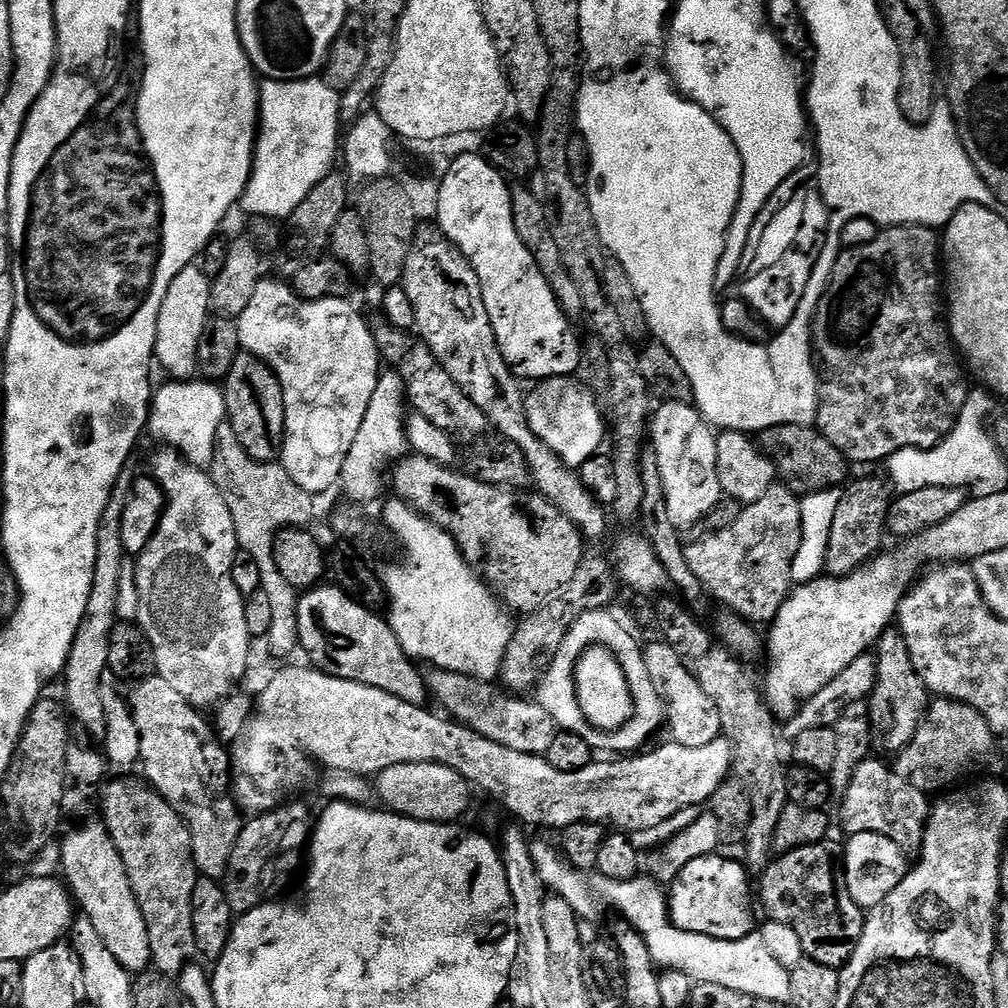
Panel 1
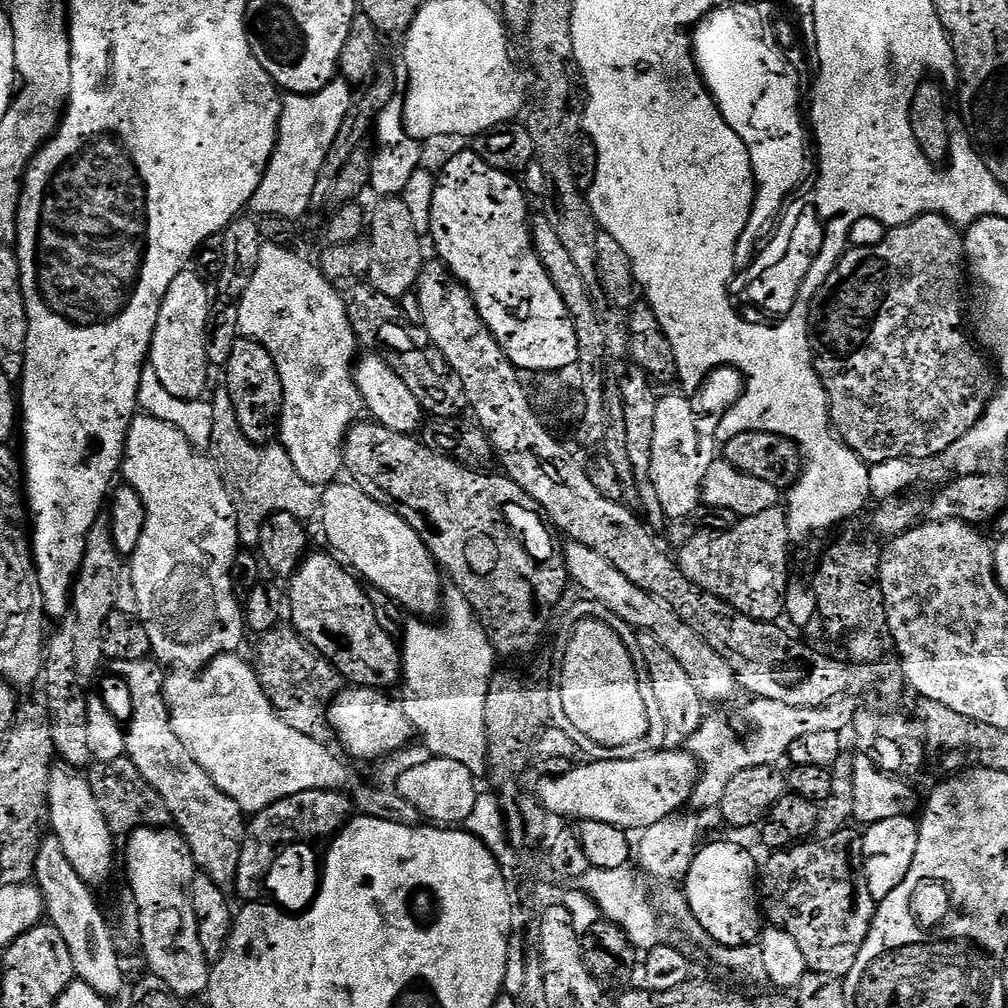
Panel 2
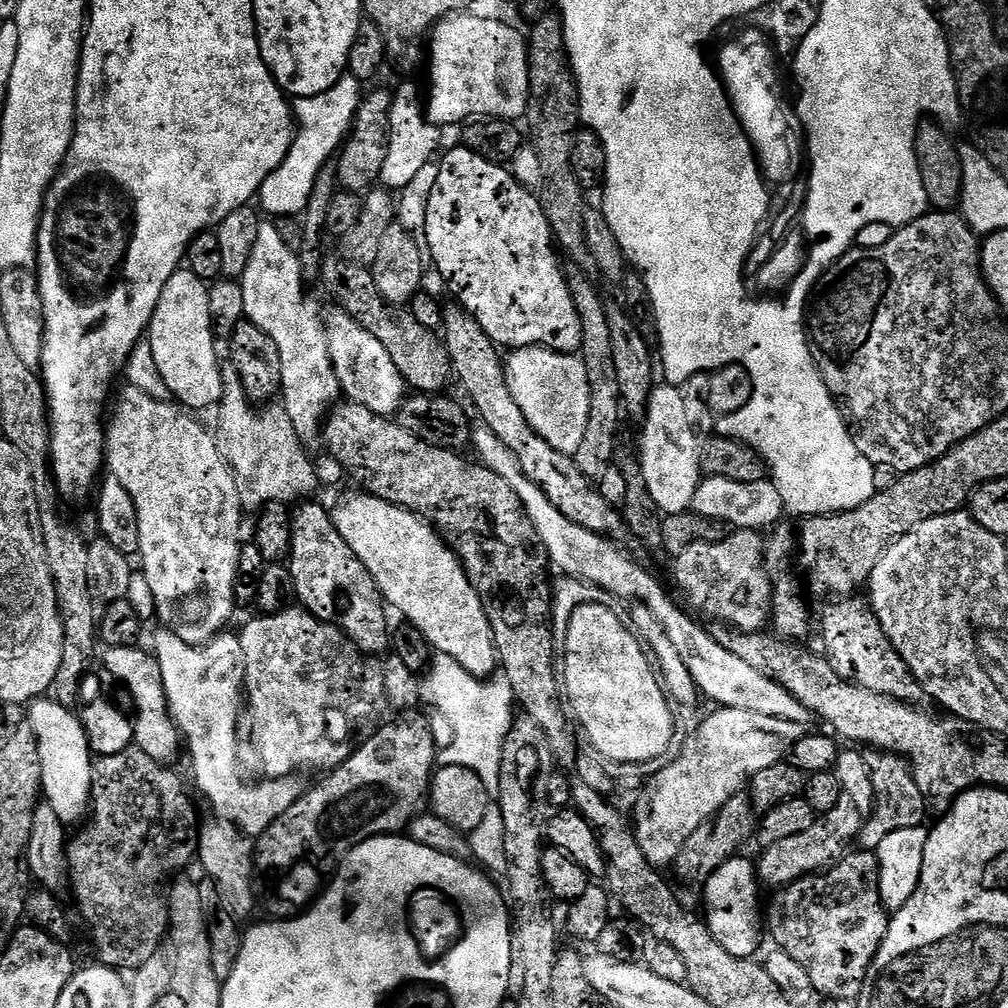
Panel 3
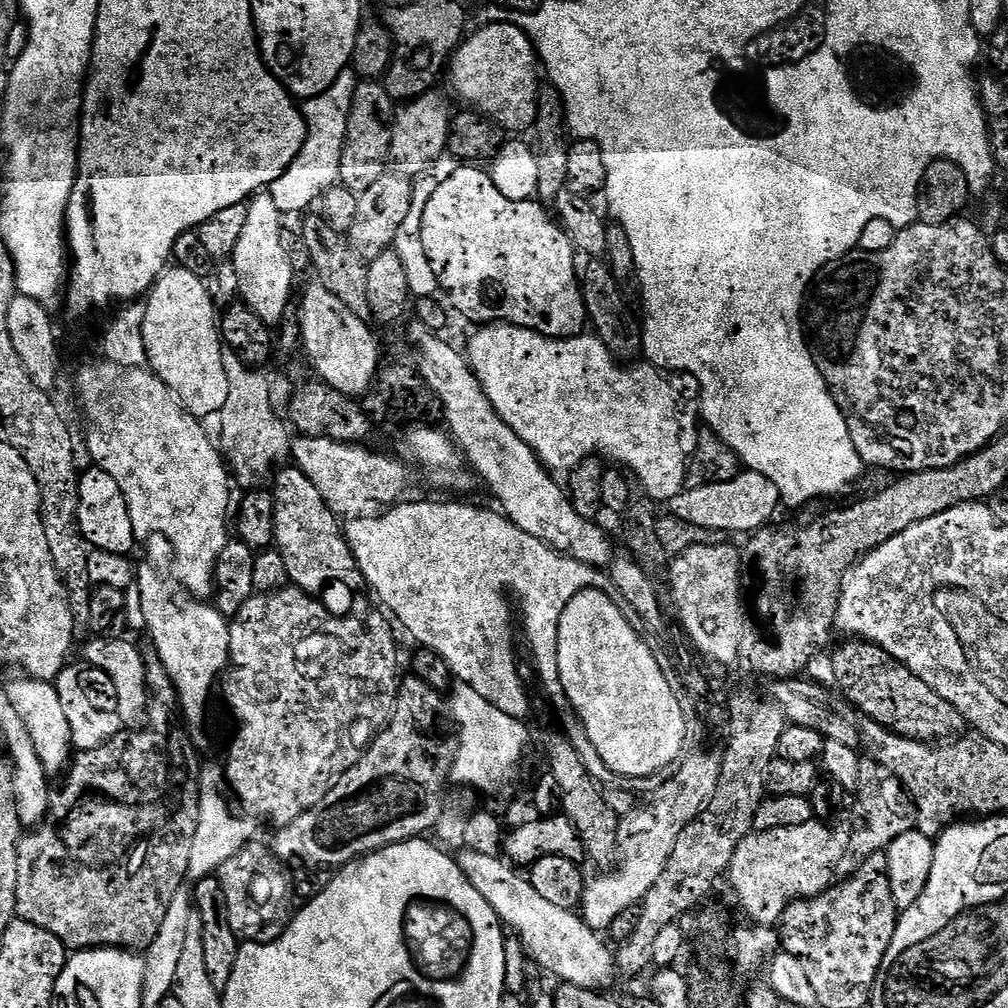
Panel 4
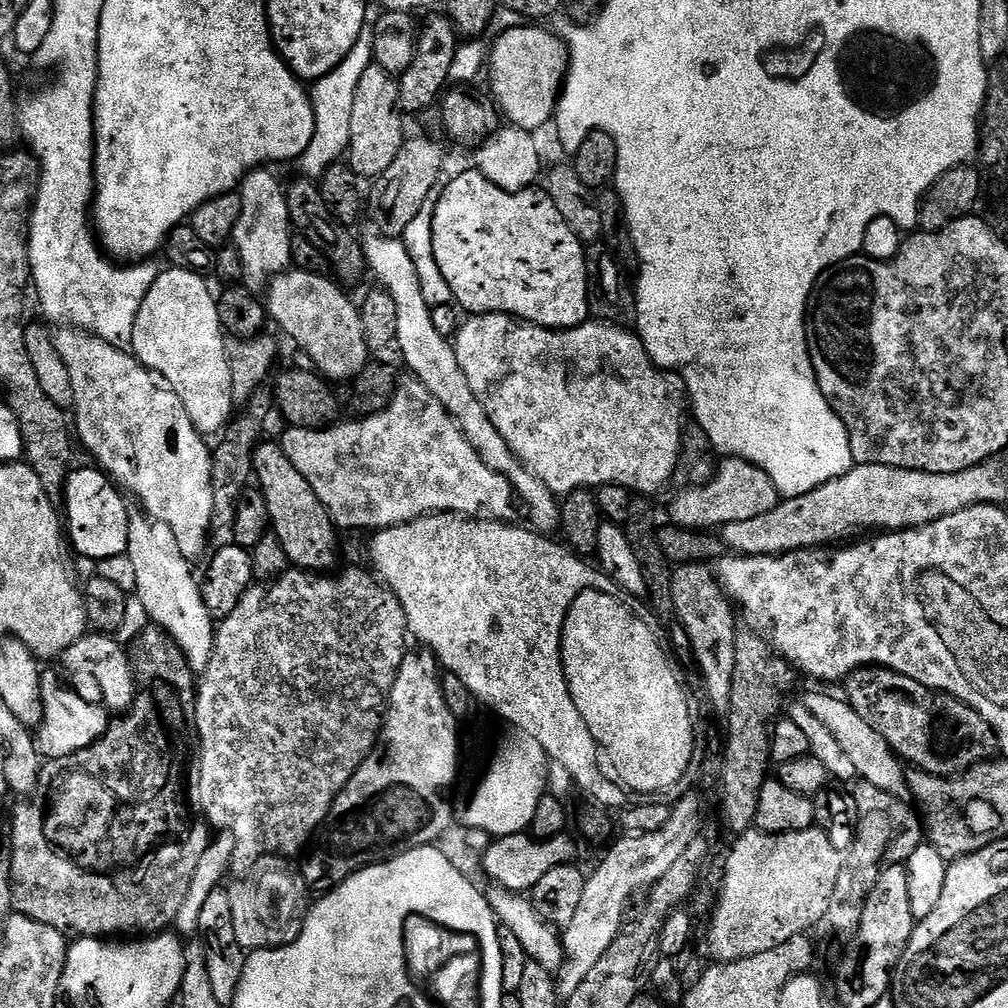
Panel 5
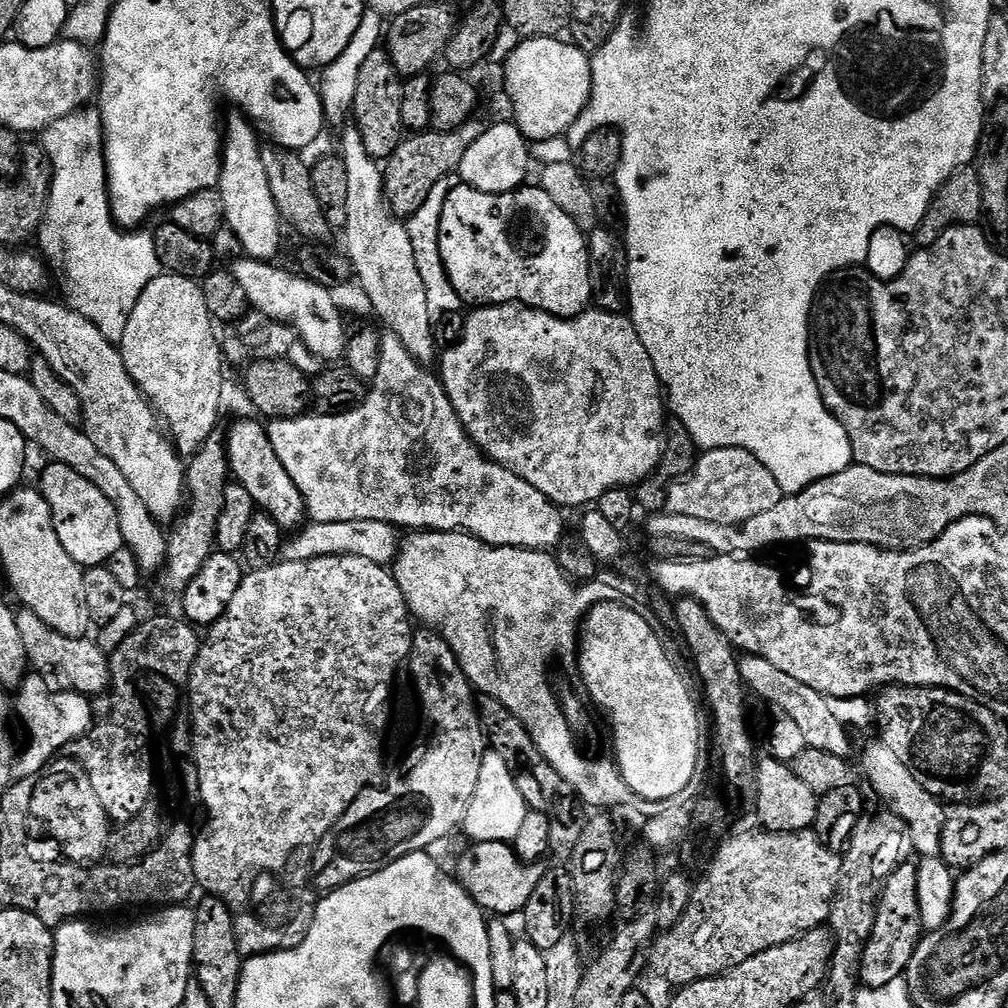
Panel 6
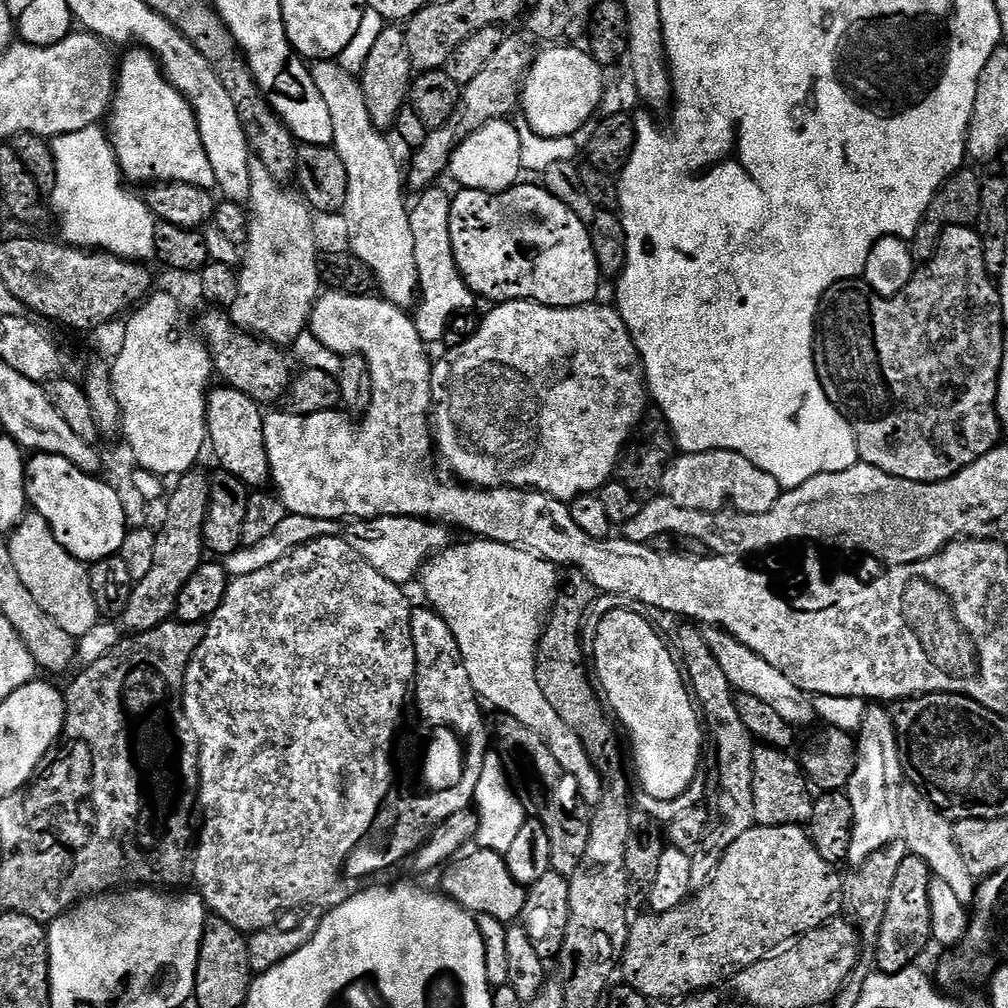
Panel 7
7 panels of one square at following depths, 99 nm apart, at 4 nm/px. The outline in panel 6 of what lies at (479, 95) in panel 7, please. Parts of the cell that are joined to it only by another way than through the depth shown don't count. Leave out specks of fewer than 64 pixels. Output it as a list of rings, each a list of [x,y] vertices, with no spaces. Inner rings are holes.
[[[473,118],[449,132],[425,130],[401,140],[398,150],[394,150],[394,154],[388,157],[383,169],[384,196],[396,217],[407,218],[414,215],[418,206],[426,202],[434,185],[459,169],[463,155],[474,146],[474,142],[478,142],[485,129],[485,122],[480,121],[480,118]]]

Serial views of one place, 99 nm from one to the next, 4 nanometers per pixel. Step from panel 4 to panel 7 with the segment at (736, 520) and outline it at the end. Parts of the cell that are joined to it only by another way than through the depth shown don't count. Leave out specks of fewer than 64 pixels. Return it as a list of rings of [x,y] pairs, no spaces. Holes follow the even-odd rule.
[[[685,452],[677,455],[667,468],[658,476],[658,488],[663,499],[674,502],[678,506],[686,506],[686,510],[702,510],[703,512],[722,512],[725,509],[746,514],[766,514],[774,502],[778,502],[781,494],[779,482],[770,478],[754,462],[742,458],[737,452]]]

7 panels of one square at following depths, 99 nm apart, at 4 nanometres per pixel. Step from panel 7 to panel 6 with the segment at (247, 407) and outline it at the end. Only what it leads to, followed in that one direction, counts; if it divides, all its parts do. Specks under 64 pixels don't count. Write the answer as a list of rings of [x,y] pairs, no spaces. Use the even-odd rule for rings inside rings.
[[[259,419],[240,420],[227,429],[228,460],[235,483],[246,486],[250,498],[254,498],[257,509],[266,513],[285,530],[296,530],[305,523],[304,499],[294,486],[294,478],[286,474],[286,466],[274,454],[274,445],[268,437],[268,429]],[[257,420],[257,421],[256,421]],[[292,528],[292,529],[291,529]]]

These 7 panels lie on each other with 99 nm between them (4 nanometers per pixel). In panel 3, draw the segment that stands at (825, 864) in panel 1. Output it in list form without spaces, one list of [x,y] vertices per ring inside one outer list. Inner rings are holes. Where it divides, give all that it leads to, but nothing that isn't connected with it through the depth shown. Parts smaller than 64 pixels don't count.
[[[869,850],[869,852],[852,852],[849,851],[847,855],[836,861],[827,870],[821,871],[819,874],[813,874],[810,876],[803,876],[800,880],[795,880],[793,884],[789,884],[777,891],[776,896],[772,900],[772,905],[767,905],[766,908],[766,932],[769,936],[772,935],[776,939],[775,947],[781,952],[790,954],[798,966],[802,966],[802,970],[806,970],[806,974],[810,978],[813,989],[817,993],[821,992],[821,997],[824,998],[844,998],[849,994],[855,993],[859,989],[860,985],[864,983],[866,974],[870,970],[870,966],[874,962],[874,958],[878,954],[878,950],[882,946],[882,942],[886,938],[886,930],[888,929],[888,921],[890,919],[890,913],[885,908],[882,898],[880,897],[880,863],[876,861],[875,851]]]

